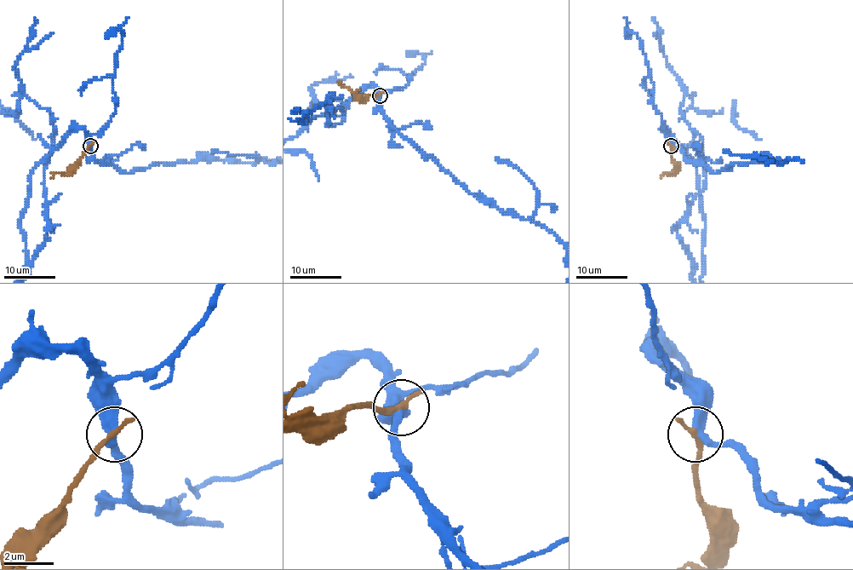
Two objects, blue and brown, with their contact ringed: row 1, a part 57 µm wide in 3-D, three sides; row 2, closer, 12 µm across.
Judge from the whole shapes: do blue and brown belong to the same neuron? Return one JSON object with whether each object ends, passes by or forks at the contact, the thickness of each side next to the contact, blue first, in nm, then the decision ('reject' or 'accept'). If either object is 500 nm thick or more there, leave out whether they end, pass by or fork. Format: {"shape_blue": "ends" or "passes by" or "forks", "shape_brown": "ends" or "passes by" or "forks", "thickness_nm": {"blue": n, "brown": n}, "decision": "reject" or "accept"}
{"shape_blue": "passes by", "shape_brown": "ends", "thickness_nm": {"blue": 360, "brown": 260}, "decision": "reject"}

